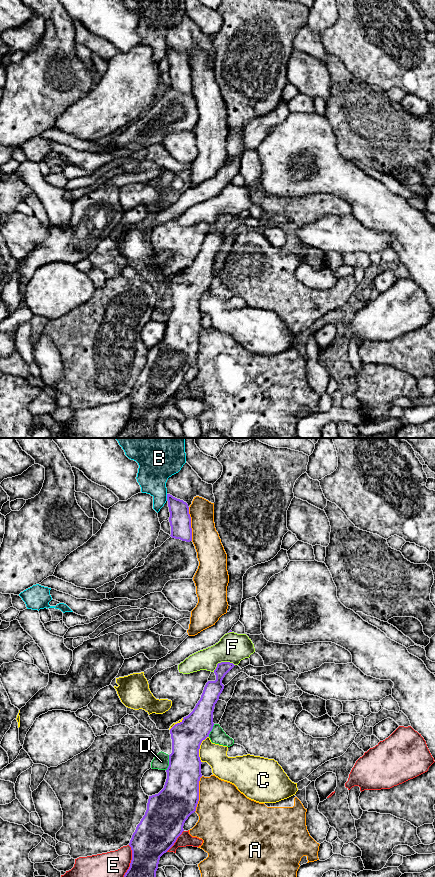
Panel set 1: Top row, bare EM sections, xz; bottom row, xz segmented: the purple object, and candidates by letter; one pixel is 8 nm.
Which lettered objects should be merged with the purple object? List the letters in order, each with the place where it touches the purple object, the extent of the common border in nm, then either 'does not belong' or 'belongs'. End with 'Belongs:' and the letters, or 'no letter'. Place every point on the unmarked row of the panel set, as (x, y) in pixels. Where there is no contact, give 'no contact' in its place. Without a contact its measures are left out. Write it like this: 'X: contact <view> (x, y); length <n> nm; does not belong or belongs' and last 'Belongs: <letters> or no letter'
A: contact xz (198, 346); length 300 nm; does not belong
B: contact xz (167, 49); length 60 nm; does not belong
C: contact xz (199, 300); length 220 nm; does not belong
D: contact xz (169, 315); length 130 nm; does not belong
E: contact xz (130, 418); length 340 nm; does not belong
F: contact xz (222, 214); length 190 nm; does not belong
Belongs: no letter

